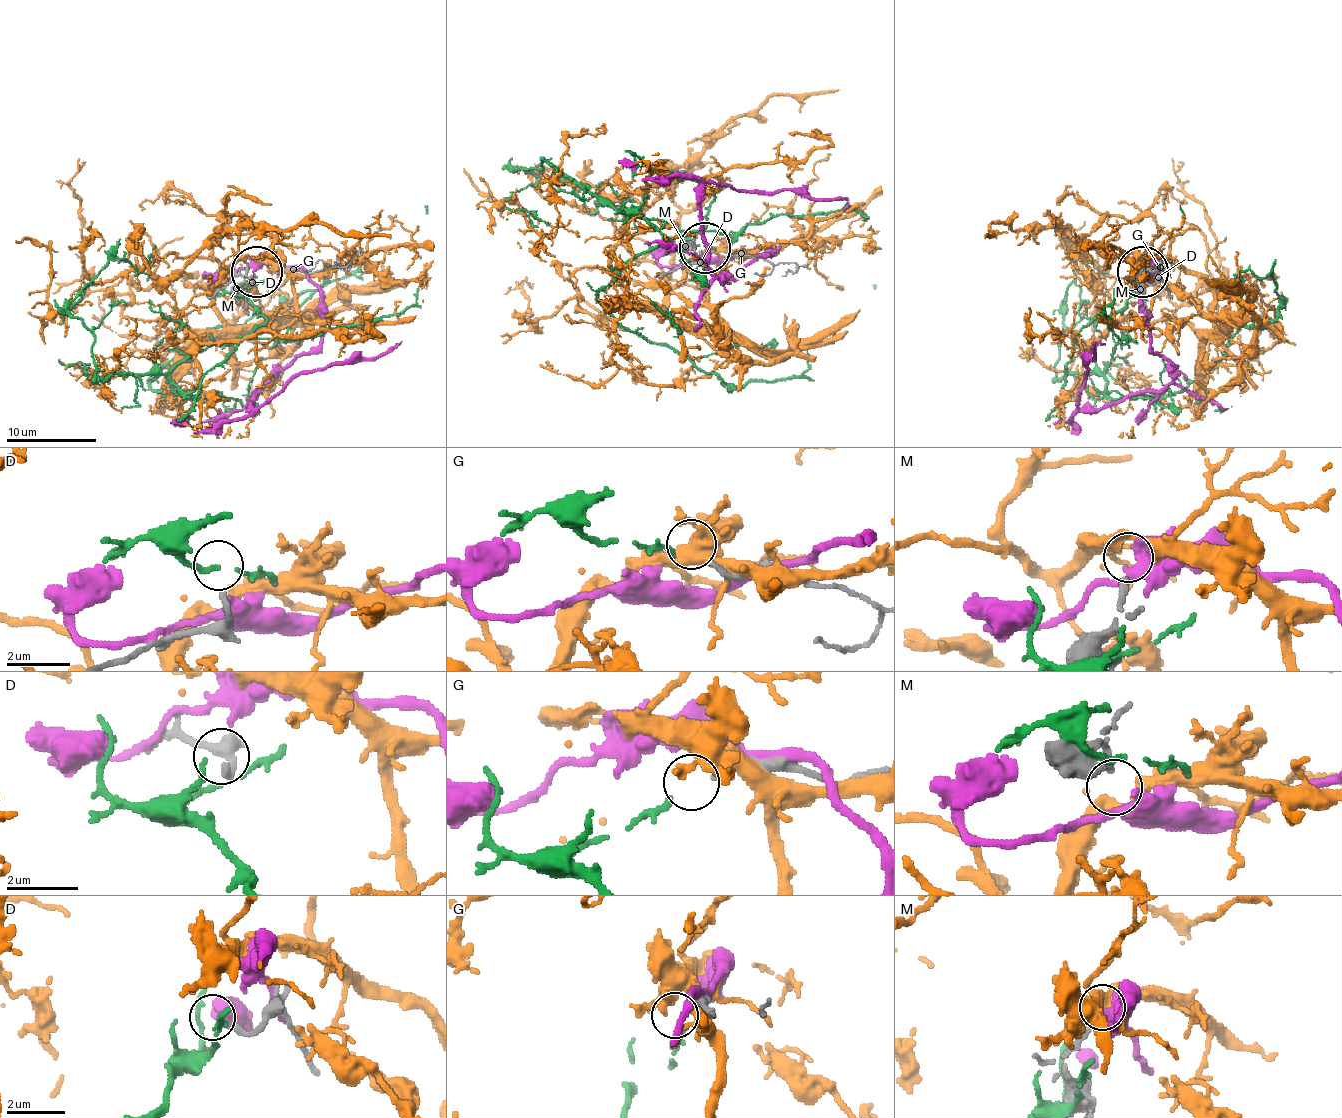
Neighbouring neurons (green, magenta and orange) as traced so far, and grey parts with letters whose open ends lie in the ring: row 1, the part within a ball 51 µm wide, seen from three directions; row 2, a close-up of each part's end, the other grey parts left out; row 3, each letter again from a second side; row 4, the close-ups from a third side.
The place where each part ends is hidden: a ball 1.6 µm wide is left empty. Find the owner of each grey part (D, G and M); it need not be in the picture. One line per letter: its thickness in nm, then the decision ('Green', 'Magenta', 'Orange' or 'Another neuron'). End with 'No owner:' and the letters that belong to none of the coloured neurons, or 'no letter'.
D: Thickness 180 nm. Another neuron
G: Thickness 160 nm. Green
M: Thickness 200 nm. Orange
No owner: D

